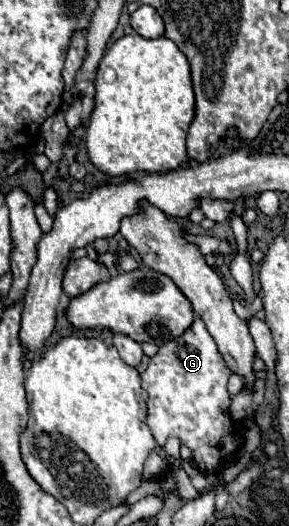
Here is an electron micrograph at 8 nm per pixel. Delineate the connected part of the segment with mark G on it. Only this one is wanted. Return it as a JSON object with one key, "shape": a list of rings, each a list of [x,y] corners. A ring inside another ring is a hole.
{"shape":[[[200,316],[172,344],[162,344],[142,374],[142,386],[148,392],[148,426],[154,440],[164,446],[168,436],[178,436],[182,444],[192,448],[194,462],[202,472],[220,470],[220,462],[232,458],[240,448],[228,414],[230,396],[226,384],[230,374]]]}

